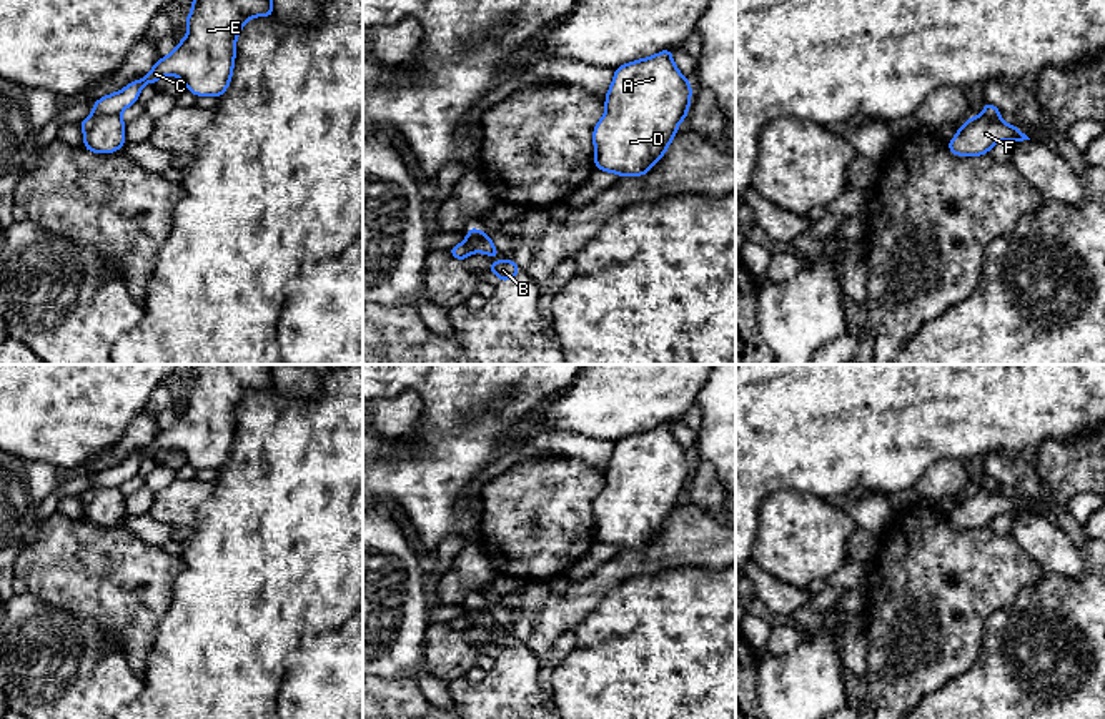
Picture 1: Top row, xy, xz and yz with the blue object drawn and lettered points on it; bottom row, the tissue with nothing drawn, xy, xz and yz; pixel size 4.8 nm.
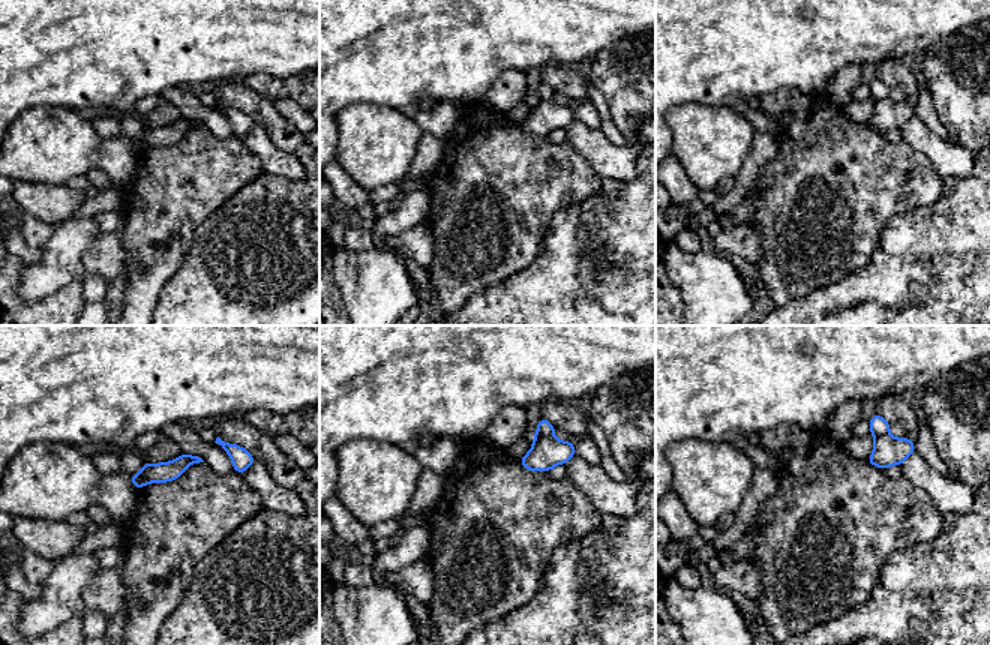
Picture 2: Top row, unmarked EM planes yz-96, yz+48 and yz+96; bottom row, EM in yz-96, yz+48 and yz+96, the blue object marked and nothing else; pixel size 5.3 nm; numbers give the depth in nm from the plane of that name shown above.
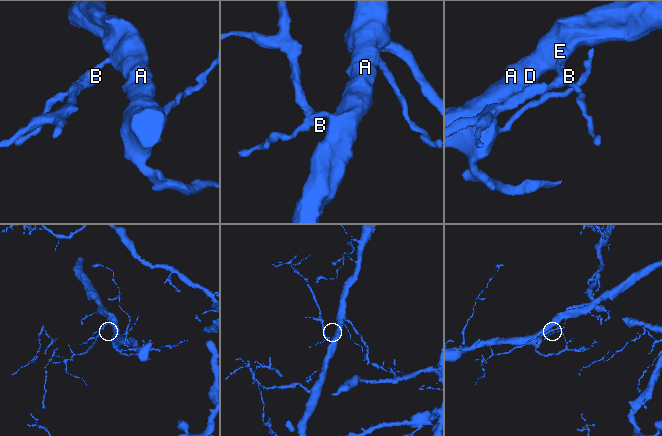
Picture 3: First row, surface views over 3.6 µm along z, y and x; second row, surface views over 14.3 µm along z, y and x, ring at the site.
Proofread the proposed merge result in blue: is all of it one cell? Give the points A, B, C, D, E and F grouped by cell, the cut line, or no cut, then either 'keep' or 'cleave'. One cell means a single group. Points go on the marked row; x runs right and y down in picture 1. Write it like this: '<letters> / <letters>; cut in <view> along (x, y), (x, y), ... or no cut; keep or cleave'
A C D E / B F; cut in xy along (118, 114), (90, 117); cleave

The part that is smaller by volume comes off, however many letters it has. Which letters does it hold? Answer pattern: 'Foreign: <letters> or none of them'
Foreign: B, F

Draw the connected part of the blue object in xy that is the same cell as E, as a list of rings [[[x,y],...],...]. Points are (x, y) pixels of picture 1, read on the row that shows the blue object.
[[[193,0],[186,17],[188,32],[176,48],[160,58],[140,80],[93,103],[90,117],[120,115],[138,102],[146,83],[175,75],[196,97],[220,98],[230,87],[236,37],[255,17],[275,15],[273,0]]]

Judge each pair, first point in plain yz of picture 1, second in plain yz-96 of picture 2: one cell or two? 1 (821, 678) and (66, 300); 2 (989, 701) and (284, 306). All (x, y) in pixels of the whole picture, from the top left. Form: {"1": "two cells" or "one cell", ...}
{"1": "two cells", "2": "one cell"}

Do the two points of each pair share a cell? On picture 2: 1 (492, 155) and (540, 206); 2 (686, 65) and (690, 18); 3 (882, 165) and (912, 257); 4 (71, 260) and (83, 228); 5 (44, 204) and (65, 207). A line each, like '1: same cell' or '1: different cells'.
1: same cell
2: same cell
3: different cells
4: same cell
5: same cell

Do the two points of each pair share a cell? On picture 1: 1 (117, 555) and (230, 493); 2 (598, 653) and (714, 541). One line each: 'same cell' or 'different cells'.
1: different cells
2: different cells

